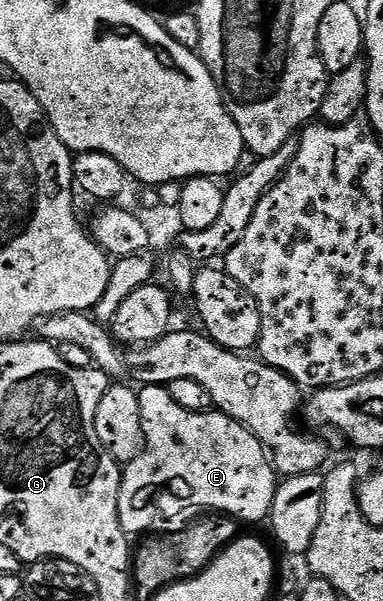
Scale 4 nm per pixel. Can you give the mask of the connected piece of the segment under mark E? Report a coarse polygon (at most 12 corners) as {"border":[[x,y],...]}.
{"border":[[167,386],[139,396],[144,440],[118,516],[147,535],[187,510],[271,515],[269,451]]}

